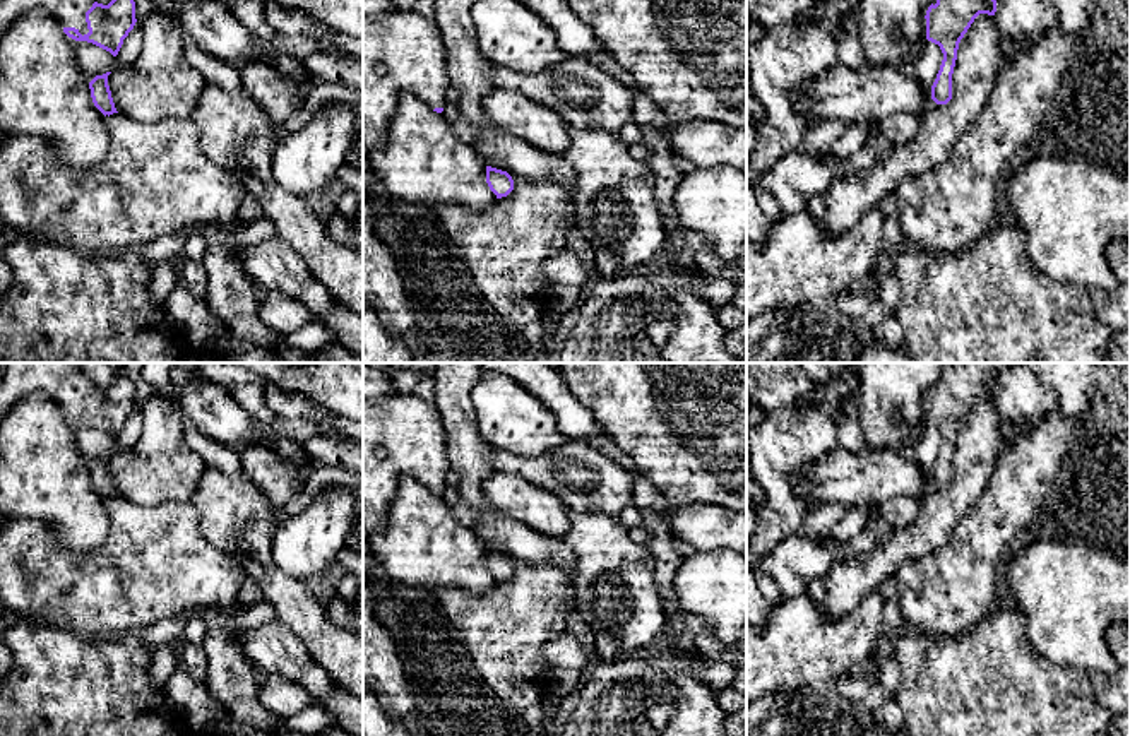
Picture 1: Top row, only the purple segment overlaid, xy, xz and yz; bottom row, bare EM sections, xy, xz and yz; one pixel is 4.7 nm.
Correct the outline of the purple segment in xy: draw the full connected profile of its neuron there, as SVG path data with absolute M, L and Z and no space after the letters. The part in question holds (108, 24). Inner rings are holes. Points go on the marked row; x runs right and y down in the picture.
M0 0L0 39L21 14L34 9L48 10L68 38L92 43L113 56L137 22L134 0L108 5L94 0Z

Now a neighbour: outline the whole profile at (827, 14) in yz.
M812 0L810 7L793 21L815 24L839 39L844 21L856 5L856 0Z

